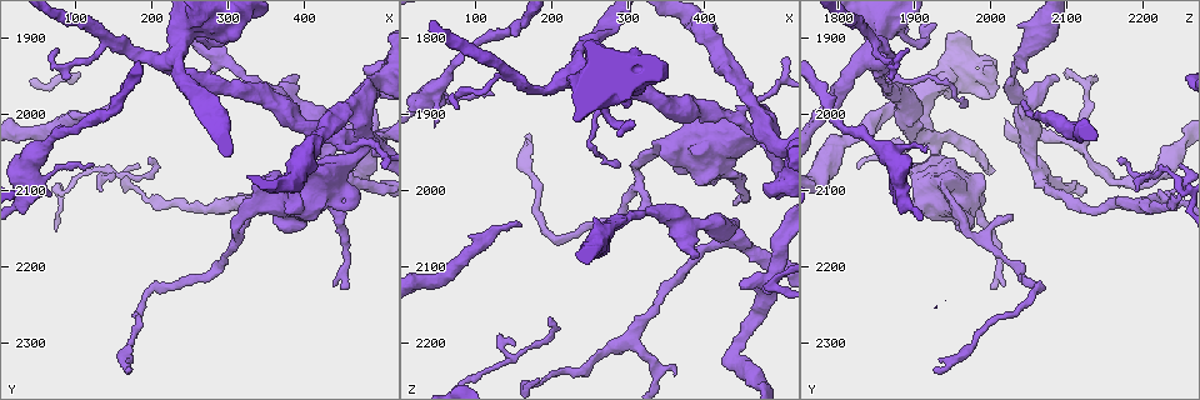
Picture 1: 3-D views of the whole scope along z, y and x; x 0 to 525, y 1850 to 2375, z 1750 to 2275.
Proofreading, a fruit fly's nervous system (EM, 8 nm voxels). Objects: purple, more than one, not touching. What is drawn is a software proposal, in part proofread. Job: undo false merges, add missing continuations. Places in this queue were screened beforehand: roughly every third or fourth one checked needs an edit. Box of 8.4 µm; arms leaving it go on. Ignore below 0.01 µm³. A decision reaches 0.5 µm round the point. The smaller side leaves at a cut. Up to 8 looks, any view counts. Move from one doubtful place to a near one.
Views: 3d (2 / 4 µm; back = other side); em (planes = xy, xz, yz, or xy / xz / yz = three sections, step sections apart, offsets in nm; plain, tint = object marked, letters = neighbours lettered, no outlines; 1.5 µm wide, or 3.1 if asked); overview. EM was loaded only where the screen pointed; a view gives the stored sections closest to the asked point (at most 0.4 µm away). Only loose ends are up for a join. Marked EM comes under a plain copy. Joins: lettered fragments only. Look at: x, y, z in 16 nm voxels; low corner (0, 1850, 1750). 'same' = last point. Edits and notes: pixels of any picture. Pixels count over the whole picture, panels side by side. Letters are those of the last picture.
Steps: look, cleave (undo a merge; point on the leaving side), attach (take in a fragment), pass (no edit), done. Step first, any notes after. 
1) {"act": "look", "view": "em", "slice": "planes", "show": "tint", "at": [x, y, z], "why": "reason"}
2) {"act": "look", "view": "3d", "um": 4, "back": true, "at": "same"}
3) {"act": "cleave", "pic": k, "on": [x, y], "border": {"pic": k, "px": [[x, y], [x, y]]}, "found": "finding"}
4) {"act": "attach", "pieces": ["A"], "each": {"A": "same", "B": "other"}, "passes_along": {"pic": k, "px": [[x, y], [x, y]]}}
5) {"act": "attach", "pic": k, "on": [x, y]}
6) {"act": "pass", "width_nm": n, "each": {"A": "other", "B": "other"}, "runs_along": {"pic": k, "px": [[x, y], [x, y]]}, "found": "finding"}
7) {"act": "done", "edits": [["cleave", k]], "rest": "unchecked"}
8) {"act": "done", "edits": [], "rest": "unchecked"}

{"act": "look", "view": "em", "slice": "planes", "show": "tint", "at": [470, 2035, 1925], "why": "four or more arms meet"}

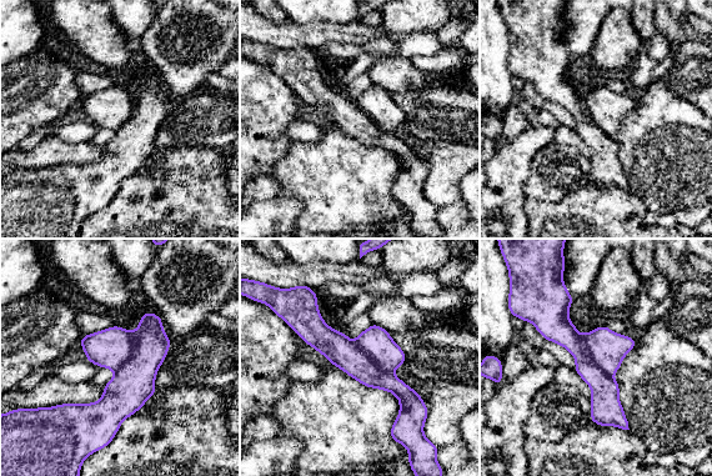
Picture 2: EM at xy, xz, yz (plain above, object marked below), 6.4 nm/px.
{"act": "look", "view": "em", "slice": "planes", "show": "letters", "at": "same"}

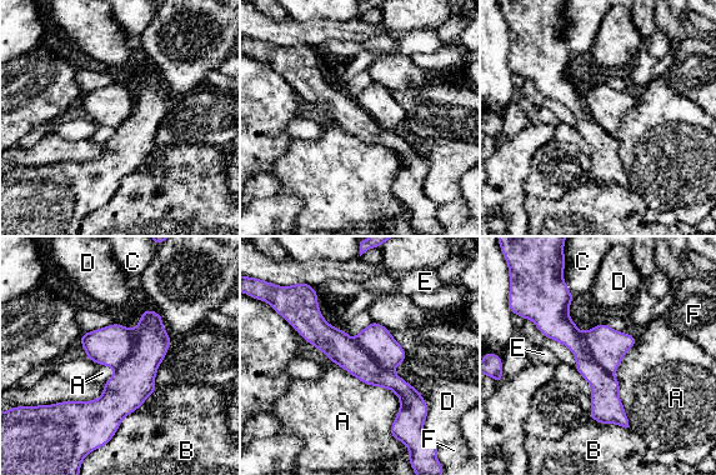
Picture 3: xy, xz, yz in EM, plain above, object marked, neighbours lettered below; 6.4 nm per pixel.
{"act": "pass", "each": {"A": "other", "B": "other", "C": "other", "D": "other", "E": "other", "F": "other"}, "found": "continuous, no second neuron"}

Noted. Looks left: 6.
{"act": "look", "view": "em", "slice": "planes", "show": "letters", "at": [390, 1955, 2085], "why": "an open end"}

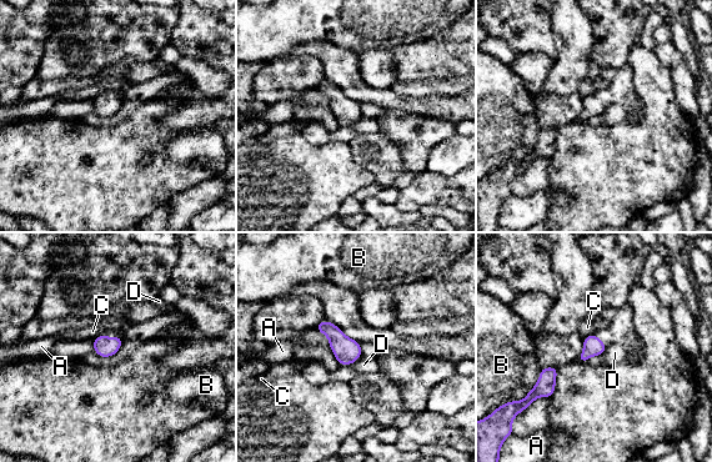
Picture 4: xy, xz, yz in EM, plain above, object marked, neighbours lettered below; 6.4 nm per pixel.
{"act": "pass", "each": {"A": "other", "B": "other", "C": "other", "D": "other"}, "found": "none of them fits"}

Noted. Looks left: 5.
{"act": "look", "view": "em", "slice": "planes", "show": "letters", "at": [155, 1990, 2040], "why": "an open end"}

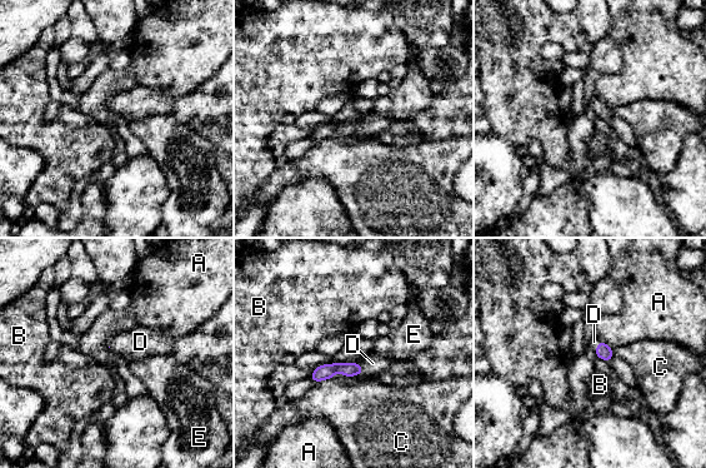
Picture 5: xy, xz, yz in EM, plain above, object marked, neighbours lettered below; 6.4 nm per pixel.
{"act": "attach", "pieces": ["D"], "longest_contact_nm": ["C", 120], "each": {"A": "other", "B": "other", "C": "other", "D": "same", "E": "other"}, "found": "it goes on there"}

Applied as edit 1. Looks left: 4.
{"act": "done", "edits": [["attach", 5]], "rest": "unchecked"}

